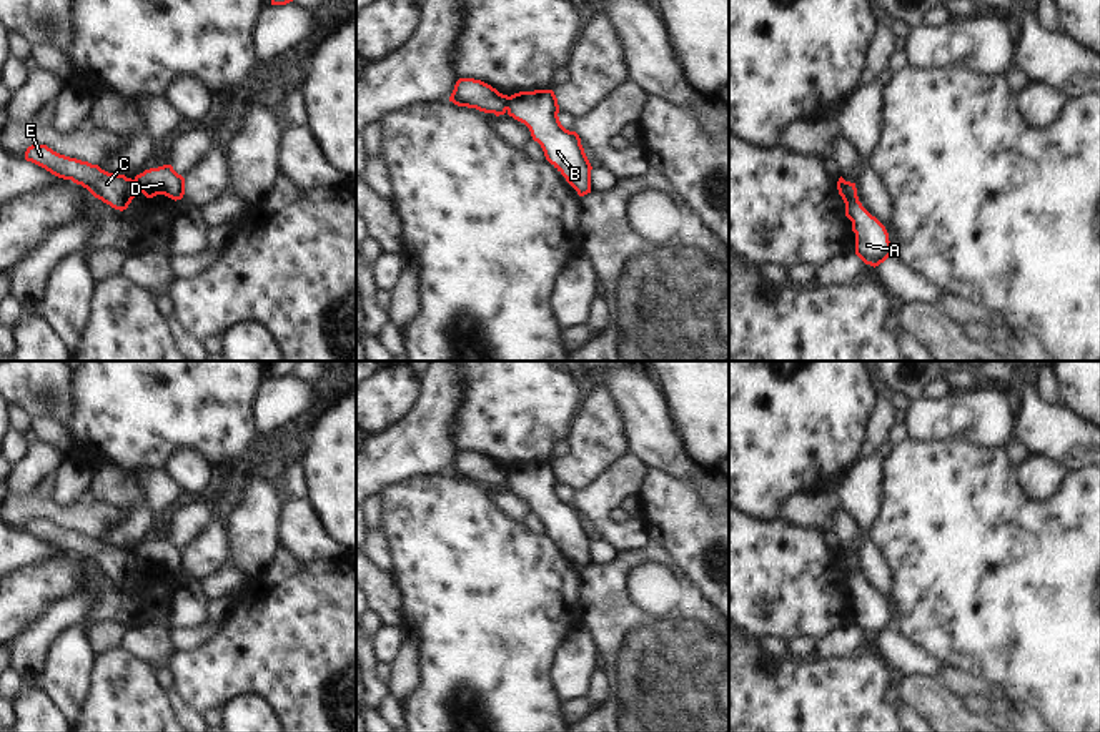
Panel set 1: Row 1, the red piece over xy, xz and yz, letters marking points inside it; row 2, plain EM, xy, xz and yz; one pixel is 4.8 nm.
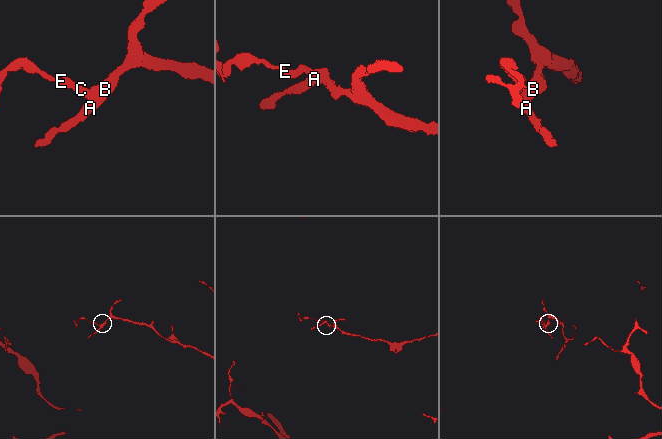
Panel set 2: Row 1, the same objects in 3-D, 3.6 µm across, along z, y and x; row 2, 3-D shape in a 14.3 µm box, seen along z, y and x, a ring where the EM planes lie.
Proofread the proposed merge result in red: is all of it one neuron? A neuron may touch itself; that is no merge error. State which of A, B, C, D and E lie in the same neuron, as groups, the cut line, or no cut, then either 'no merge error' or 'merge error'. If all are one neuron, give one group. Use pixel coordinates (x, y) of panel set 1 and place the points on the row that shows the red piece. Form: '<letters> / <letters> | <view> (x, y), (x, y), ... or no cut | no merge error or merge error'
A B D / C E | yz (837, 183), (849, 190), (847, 205) | merge error

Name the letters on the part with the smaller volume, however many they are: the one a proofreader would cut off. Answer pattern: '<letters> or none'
C, E

